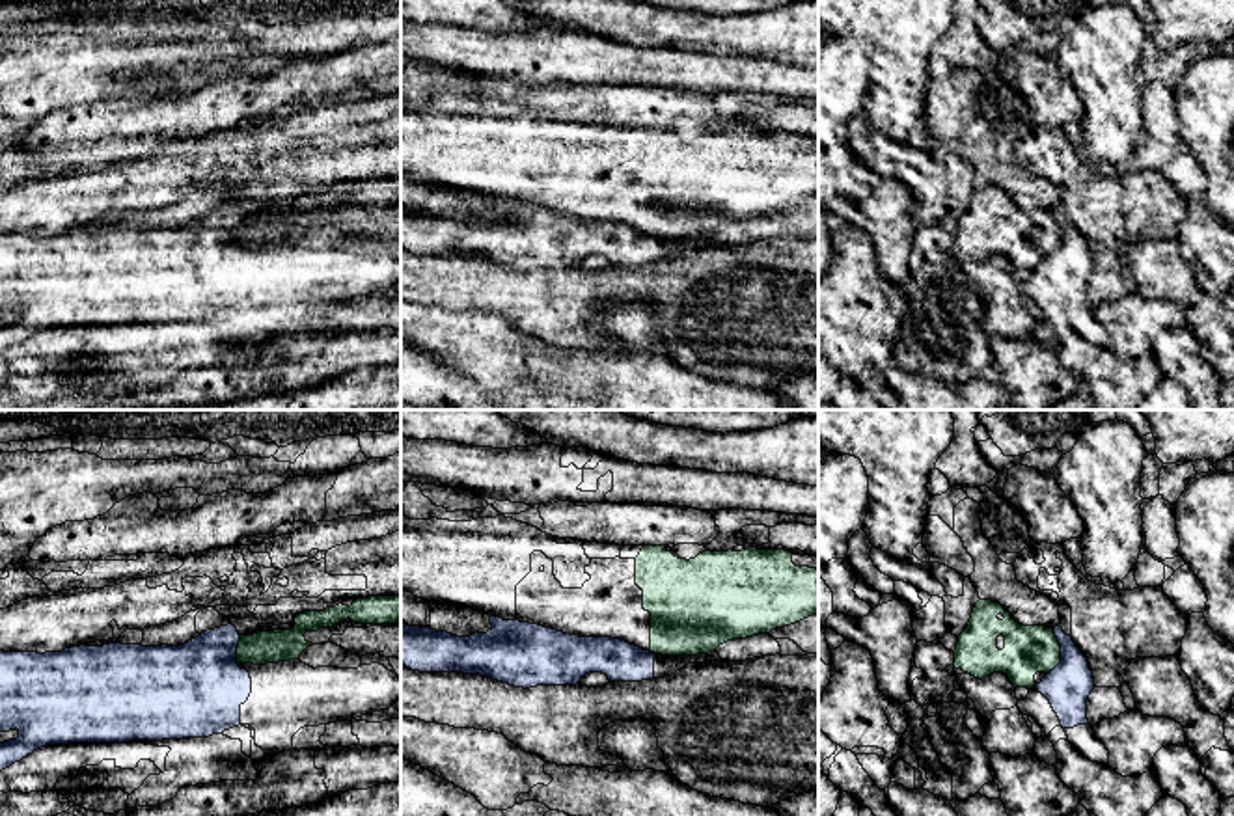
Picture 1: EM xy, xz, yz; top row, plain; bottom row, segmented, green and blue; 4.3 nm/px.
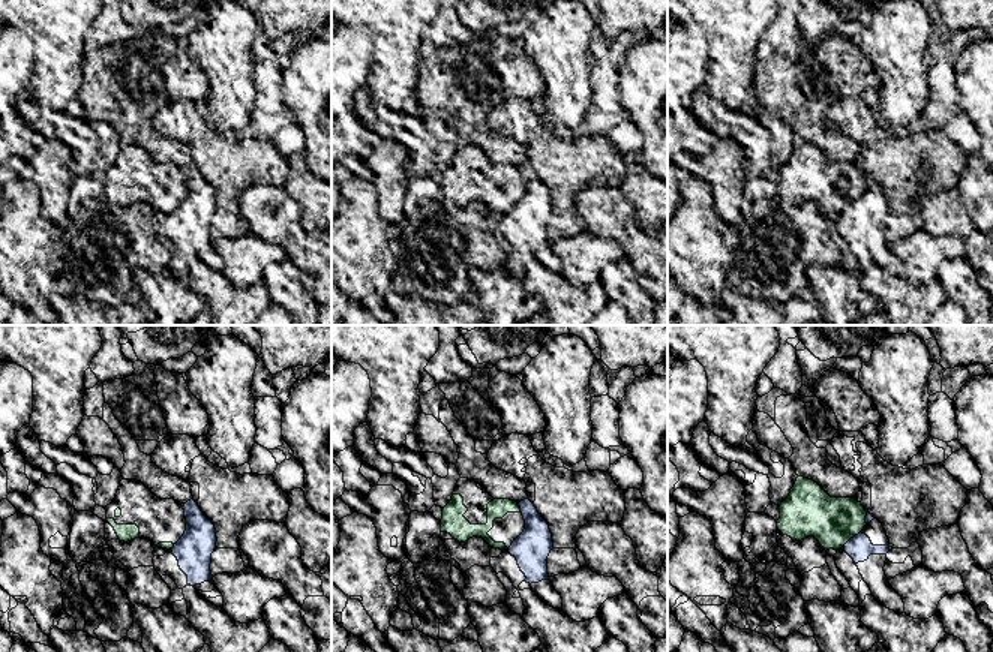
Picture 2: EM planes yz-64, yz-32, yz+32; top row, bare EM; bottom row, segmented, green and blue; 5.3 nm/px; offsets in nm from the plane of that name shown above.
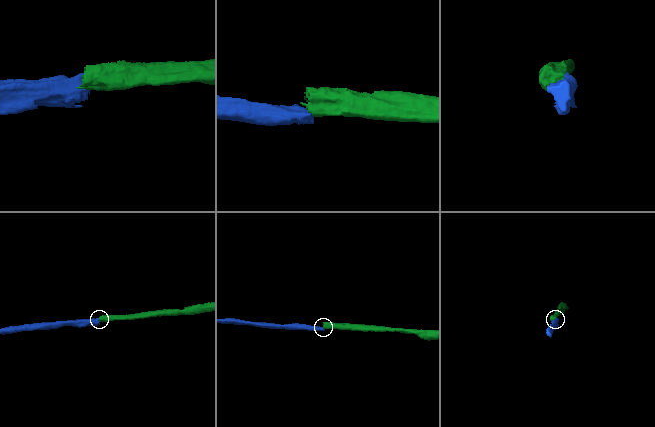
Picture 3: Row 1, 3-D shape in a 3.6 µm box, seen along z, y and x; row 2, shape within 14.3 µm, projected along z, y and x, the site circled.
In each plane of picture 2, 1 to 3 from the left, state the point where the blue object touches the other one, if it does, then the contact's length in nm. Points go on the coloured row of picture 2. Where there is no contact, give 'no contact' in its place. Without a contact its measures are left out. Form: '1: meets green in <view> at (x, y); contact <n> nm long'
1: meets green in yz-64 at (173, 546); contact 40 nm long
2: meets green in yz-32 at (519, 508); contact 40 nm long
3: meets green in yz+32 at (852, 537); contact 130 nm long

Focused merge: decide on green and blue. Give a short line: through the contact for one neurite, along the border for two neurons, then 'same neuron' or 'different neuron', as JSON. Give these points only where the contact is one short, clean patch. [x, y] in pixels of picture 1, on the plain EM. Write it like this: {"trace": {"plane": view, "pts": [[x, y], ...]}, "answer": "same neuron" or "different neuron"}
{"trace": {"plane": "yz", "pts": [[1054, 211], [1059, 244], [1046, 258]]}, "answer": "different neuron"}

